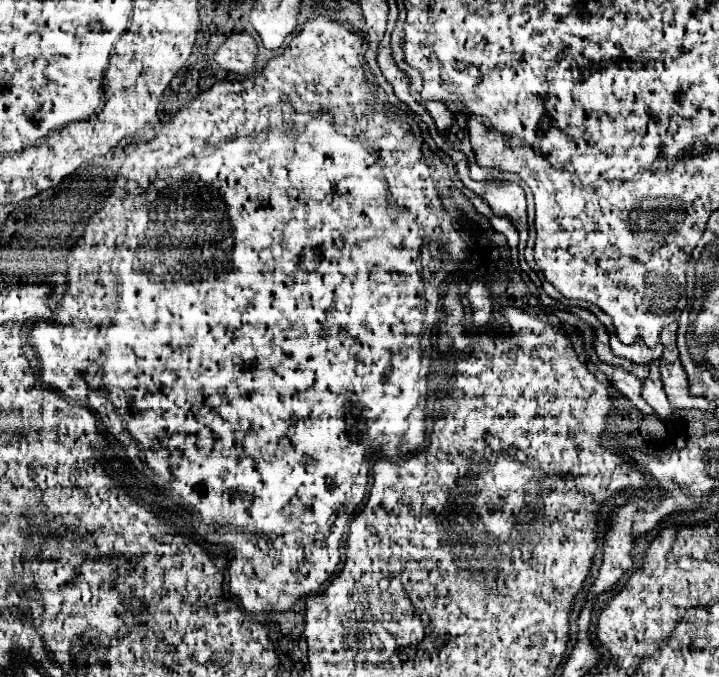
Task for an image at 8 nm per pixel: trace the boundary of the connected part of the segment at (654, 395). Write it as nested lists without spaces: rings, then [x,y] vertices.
[[[658,361],[650,363],[650,375],[644,379],[644,389],[642,395],[646,399],[646,403],[656,411],[656,415],[660,415],[662,419],[670,419],[674,409],[670,407],[670,401],[666,399],[664,387],[662,387],[662,379],[660,379],[660,371],[658,371]]]

